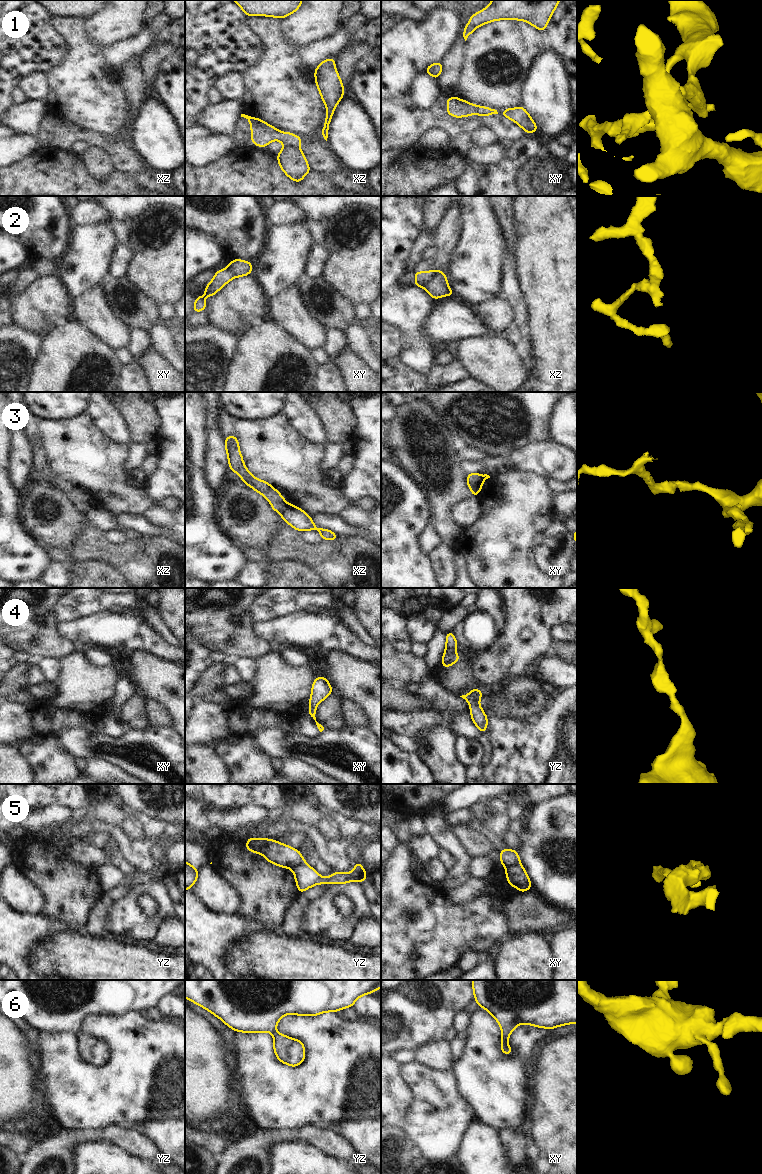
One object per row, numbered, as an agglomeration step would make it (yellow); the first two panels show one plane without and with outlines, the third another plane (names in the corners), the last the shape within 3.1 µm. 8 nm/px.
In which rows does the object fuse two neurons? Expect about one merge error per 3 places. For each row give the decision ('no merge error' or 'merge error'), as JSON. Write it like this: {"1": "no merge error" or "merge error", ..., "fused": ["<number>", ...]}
{"1": "no merge error", "2": "merge error", "3": "merge error", "4": "no merge error", "5": "merge error", "6": "no merge error", "fused": ["2", "3", "5"]}

